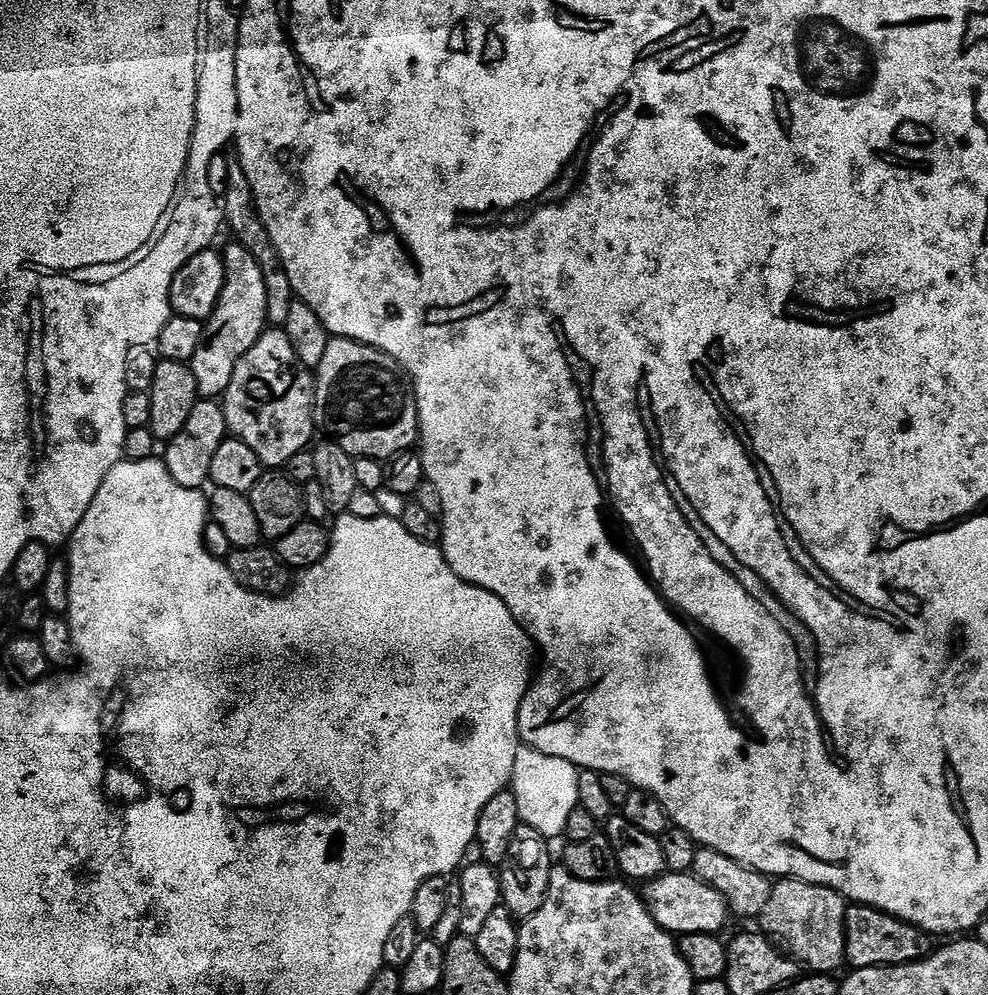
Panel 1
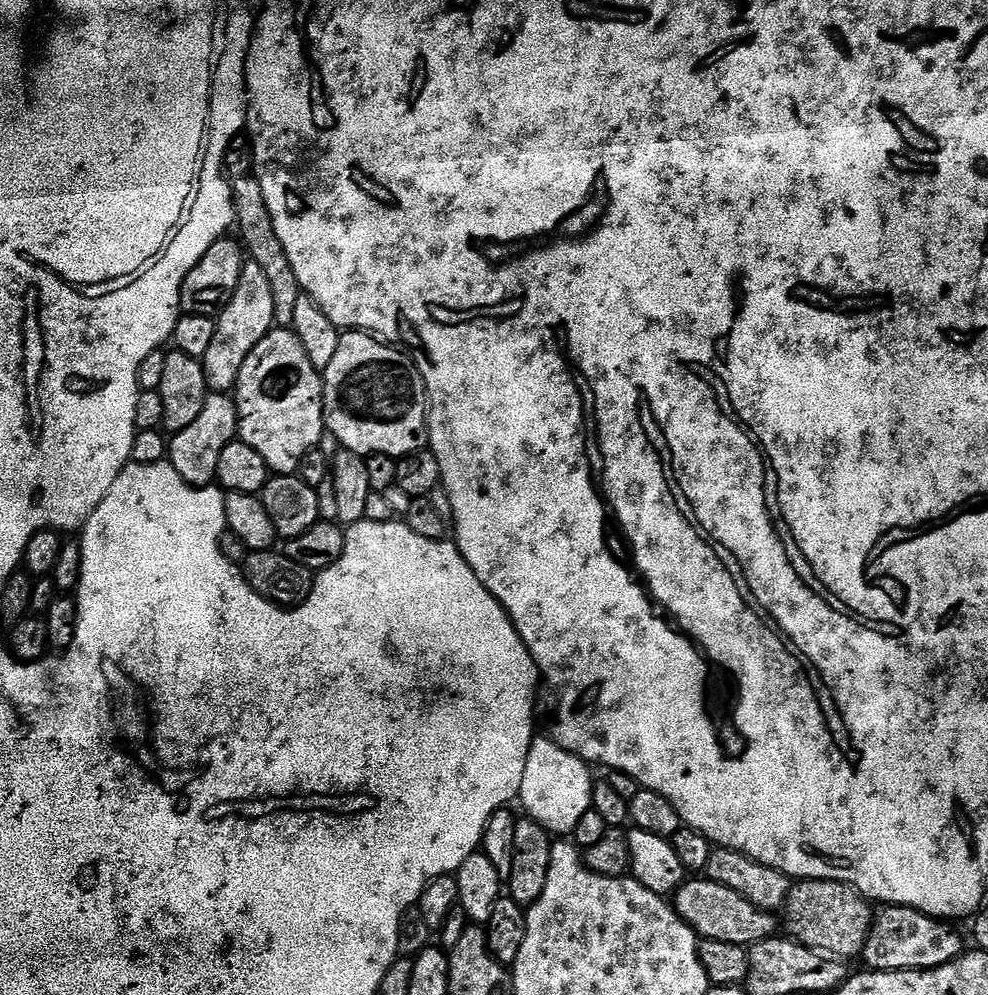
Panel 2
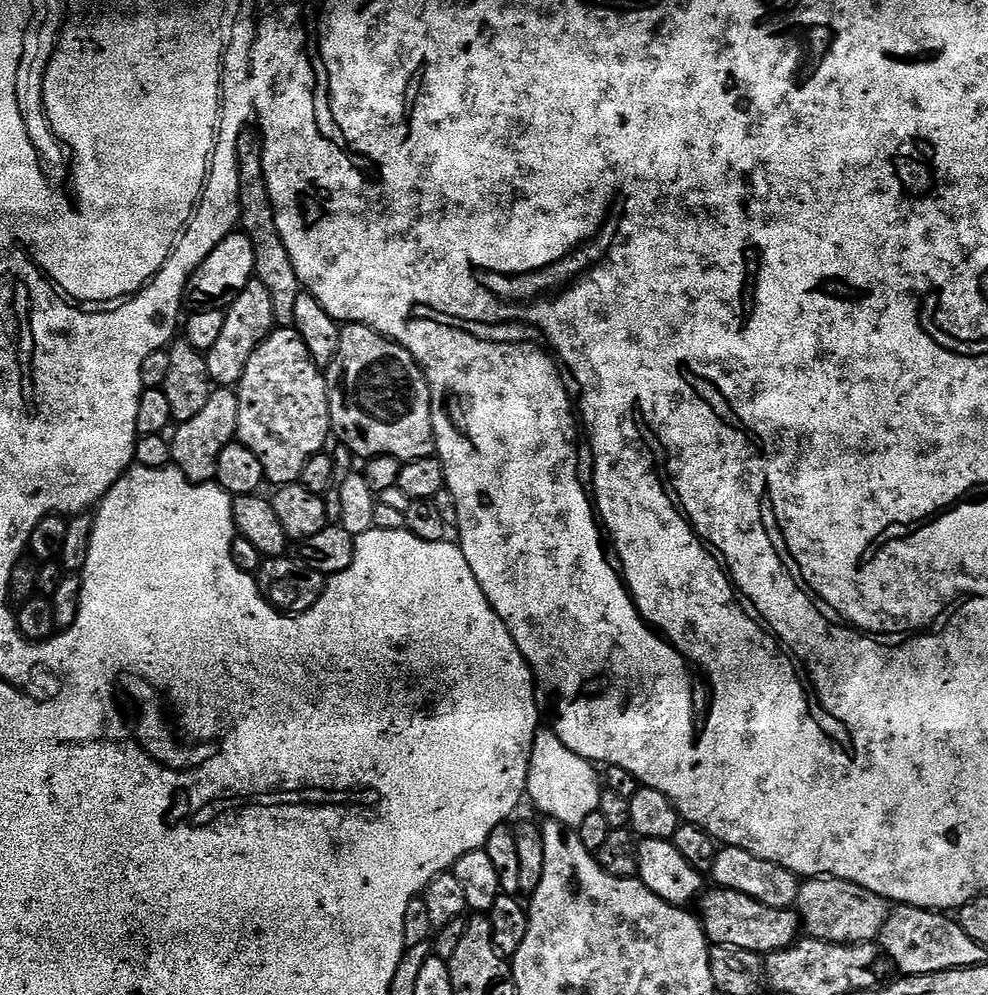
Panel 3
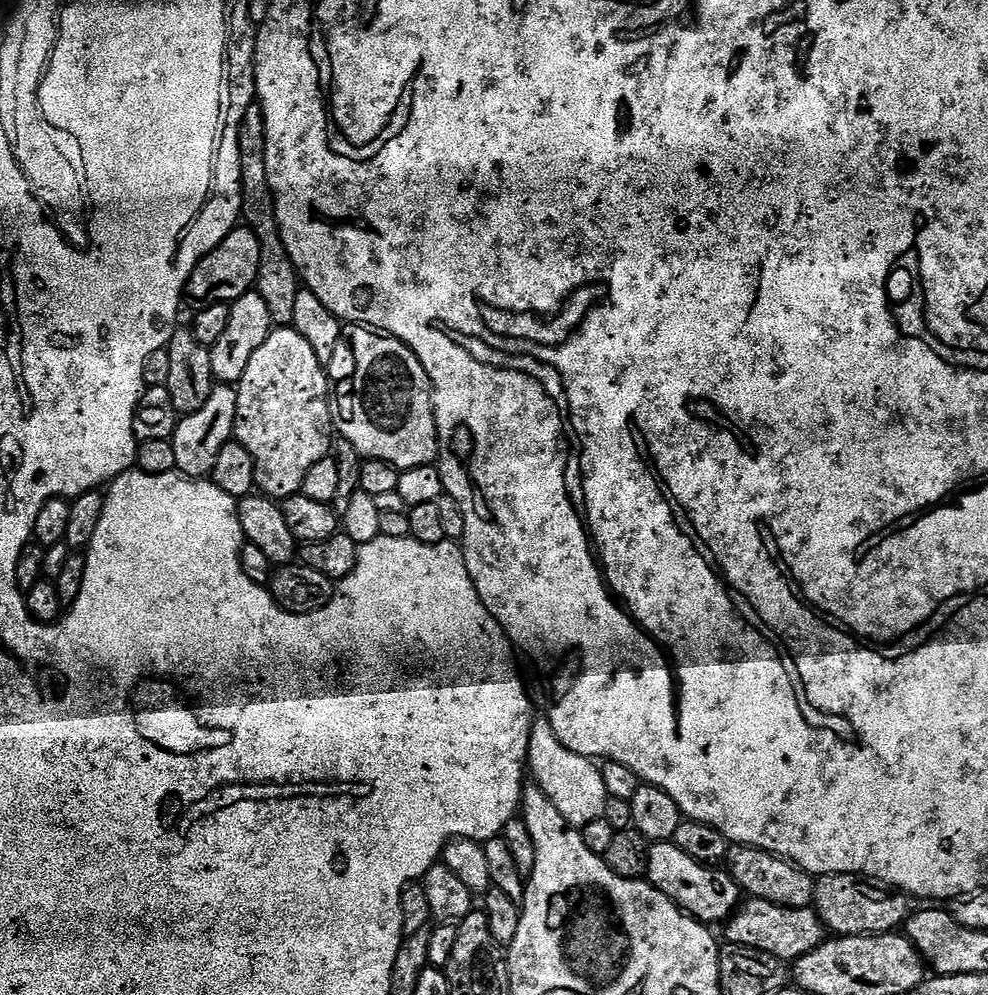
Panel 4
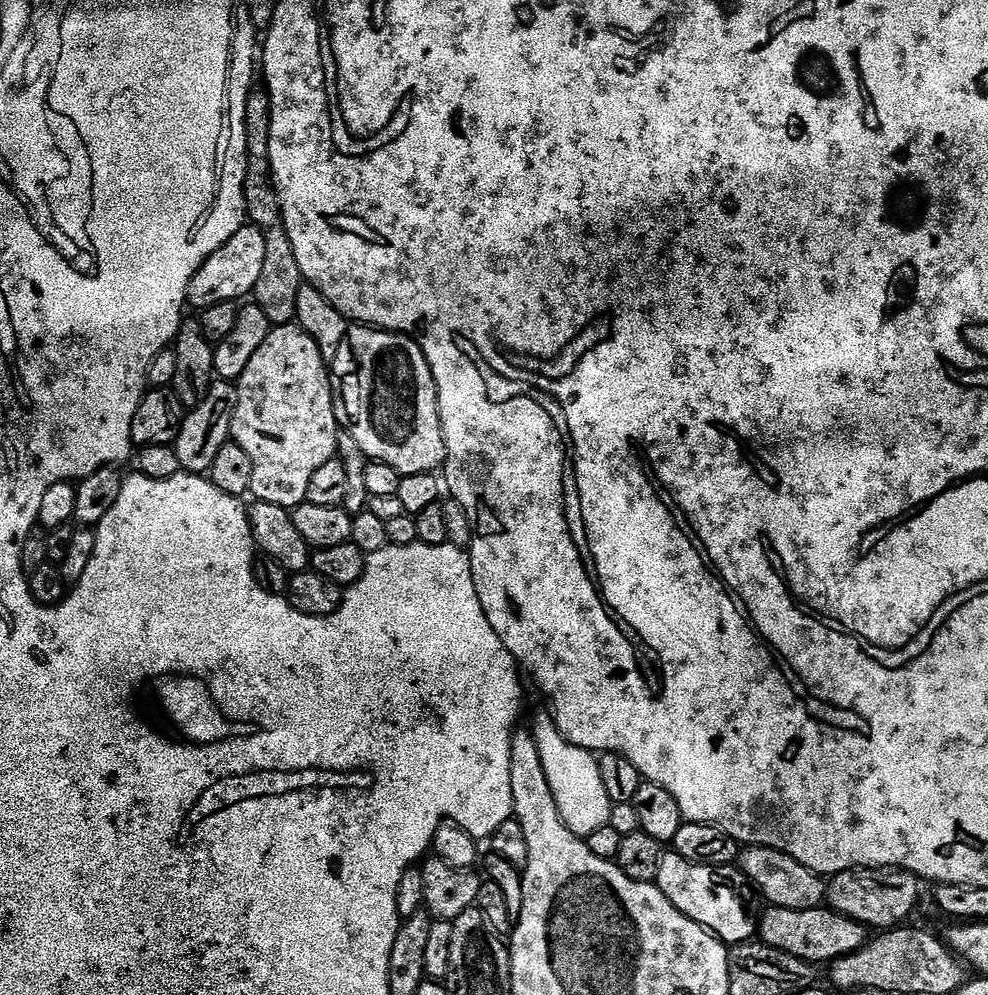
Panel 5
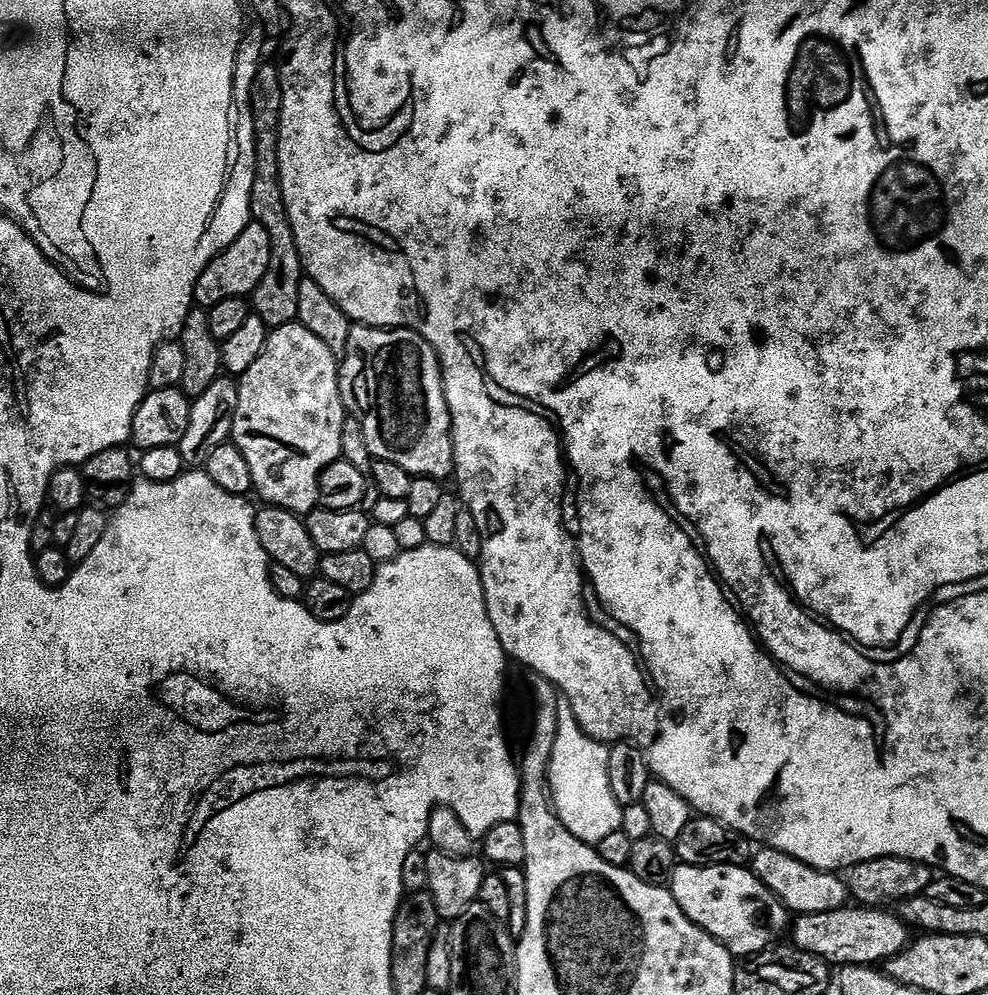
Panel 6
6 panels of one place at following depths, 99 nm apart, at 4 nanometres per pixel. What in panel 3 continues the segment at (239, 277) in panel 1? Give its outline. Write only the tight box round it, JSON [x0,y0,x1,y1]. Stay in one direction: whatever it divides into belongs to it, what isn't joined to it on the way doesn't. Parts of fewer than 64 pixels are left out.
[206,278,274,385]

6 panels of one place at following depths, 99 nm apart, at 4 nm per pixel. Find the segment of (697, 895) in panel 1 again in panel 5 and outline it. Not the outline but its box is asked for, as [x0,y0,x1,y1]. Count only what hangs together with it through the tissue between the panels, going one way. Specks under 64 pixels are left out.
[758,906,870,966]

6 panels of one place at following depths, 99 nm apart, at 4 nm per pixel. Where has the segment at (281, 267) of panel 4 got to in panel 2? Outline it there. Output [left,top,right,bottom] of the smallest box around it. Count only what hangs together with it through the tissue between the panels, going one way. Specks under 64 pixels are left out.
[224,142,302,325]

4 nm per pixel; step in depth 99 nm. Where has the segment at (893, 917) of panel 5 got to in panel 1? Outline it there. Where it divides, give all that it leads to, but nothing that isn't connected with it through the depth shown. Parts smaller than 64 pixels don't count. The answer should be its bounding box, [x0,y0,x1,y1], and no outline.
[758,878,846,974]

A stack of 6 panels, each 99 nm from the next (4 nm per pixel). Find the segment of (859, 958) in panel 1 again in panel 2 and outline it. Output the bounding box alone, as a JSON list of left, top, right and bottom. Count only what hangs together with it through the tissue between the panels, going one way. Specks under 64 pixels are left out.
[862,904,965,972]

